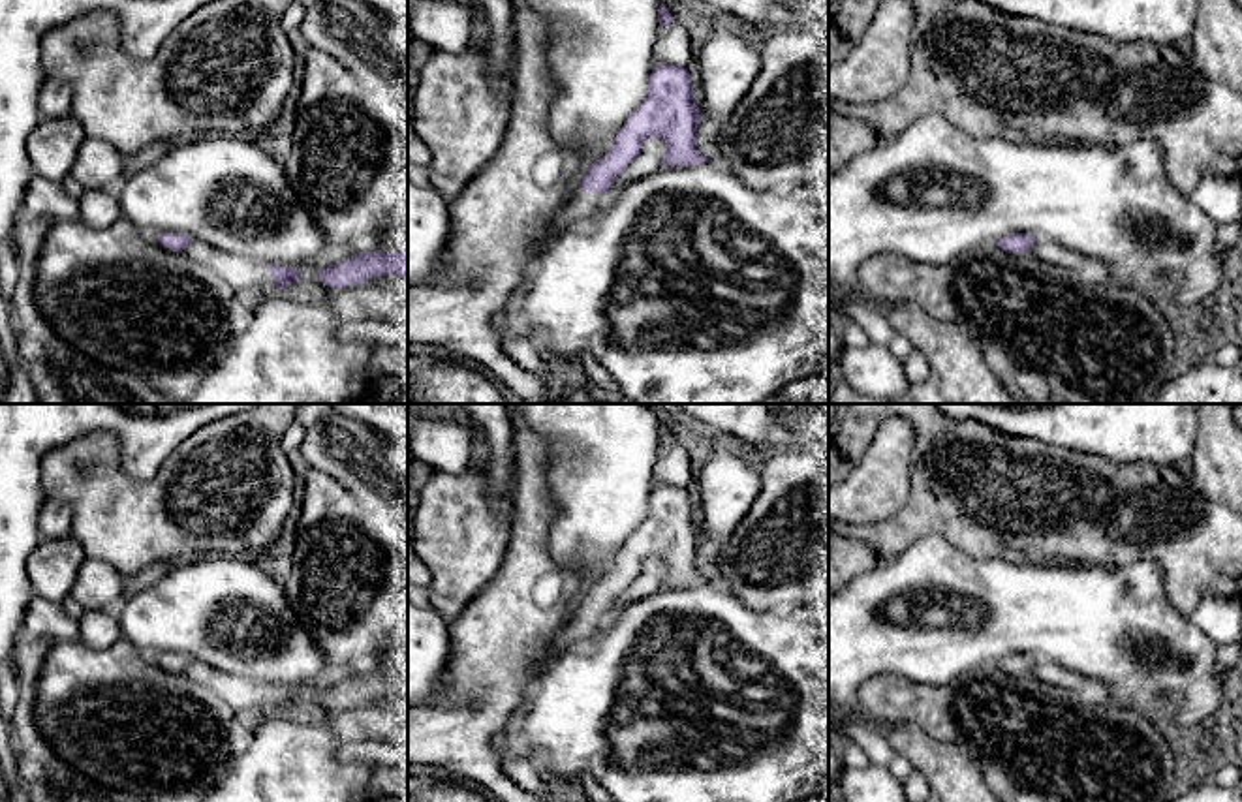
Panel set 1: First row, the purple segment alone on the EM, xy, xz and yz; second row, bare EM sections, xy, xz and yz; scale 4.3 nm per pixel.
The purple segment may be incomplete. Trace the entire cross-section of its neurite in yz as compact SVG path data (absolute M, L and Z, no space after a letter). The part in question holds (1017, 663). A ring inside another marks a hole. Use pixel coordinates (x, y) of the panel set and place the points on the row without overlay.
M1013 654L1009 657L1003 657L996 663L998 669L1009 672L1009 674L1024 674L1035 665L1035 657L1026 654Z

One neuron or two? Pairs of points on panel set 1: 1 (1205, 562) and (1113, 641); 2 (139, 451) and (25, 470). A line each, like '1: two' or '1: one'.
1: two
2: one

